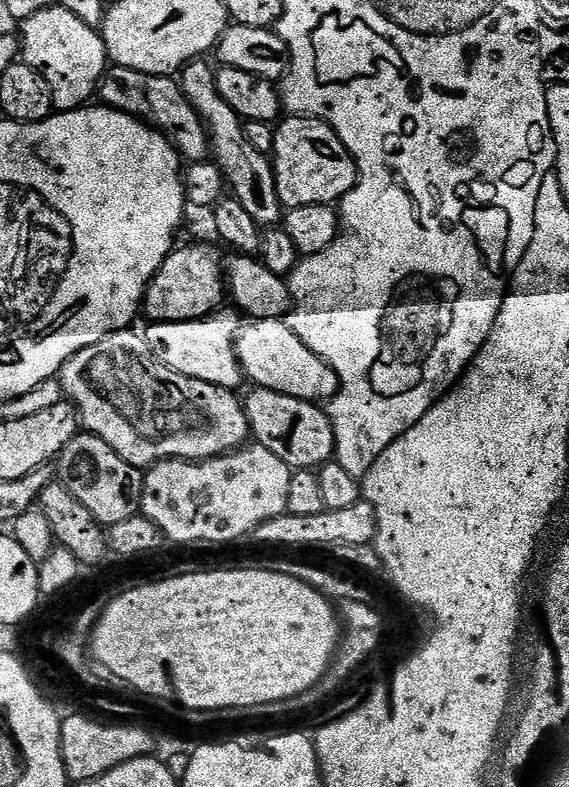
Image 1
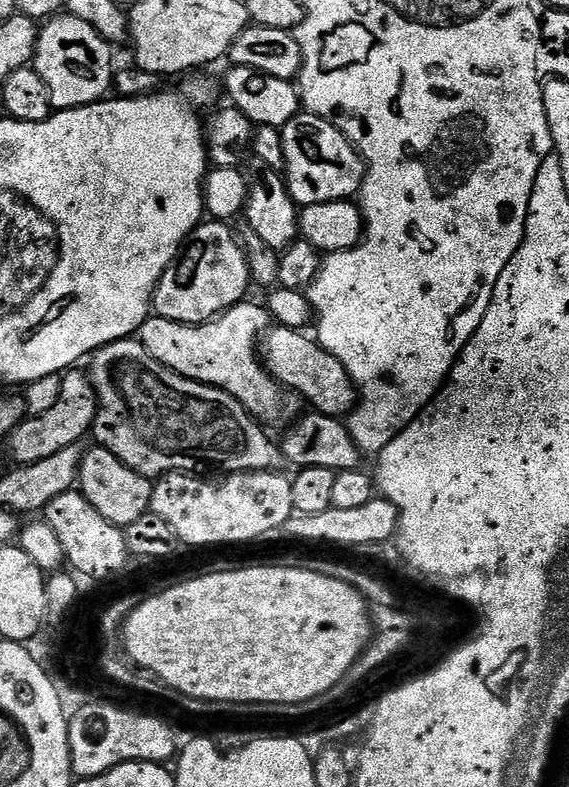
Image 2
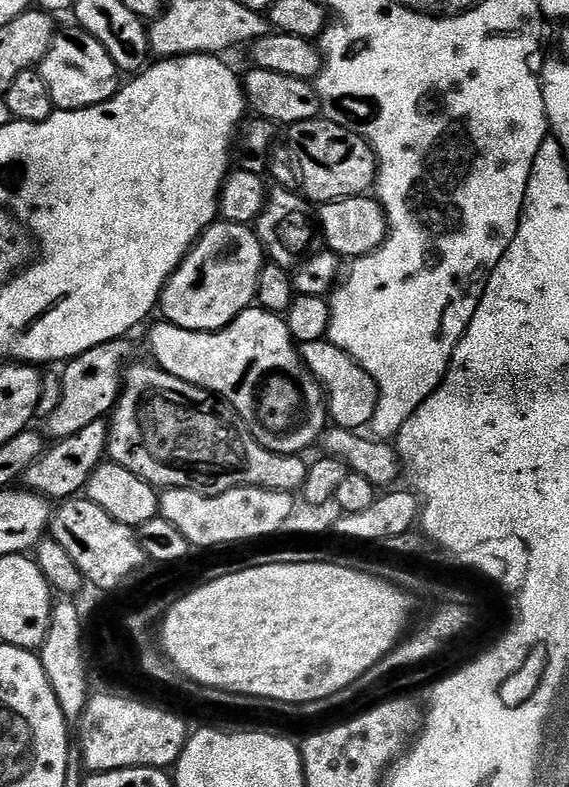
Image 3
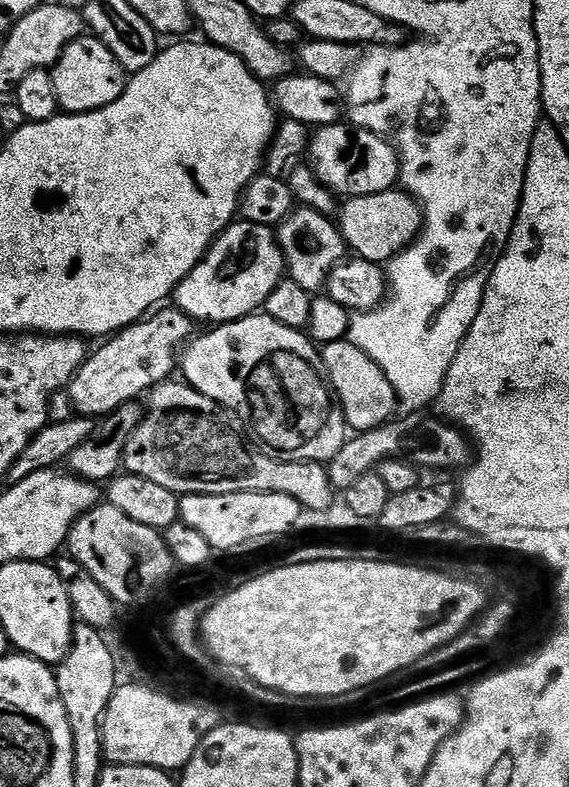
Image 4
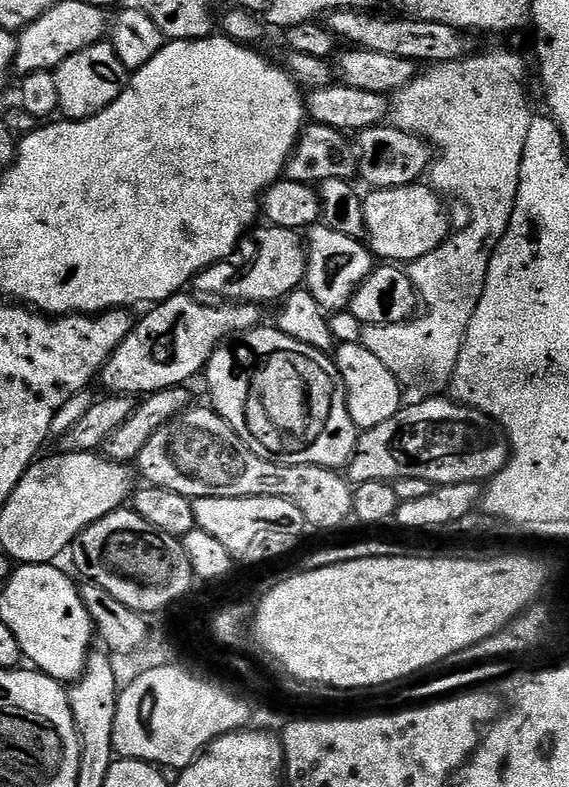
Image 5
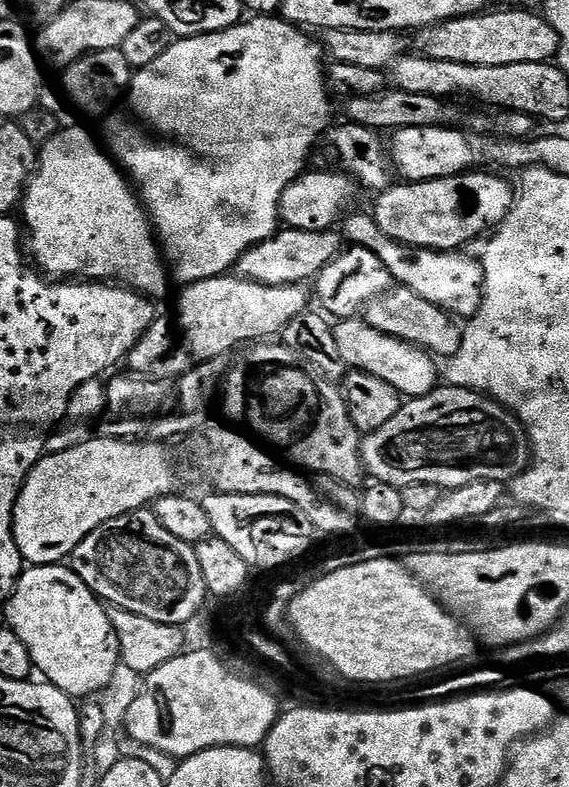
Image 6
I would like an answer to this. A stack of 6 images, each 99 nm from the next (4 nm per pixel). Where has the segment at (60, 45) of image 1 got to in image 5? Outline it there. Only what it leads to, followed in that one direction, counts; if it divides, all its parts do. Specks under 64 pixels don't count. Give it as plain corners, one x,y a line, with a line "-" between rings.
101,42
86,50
78,50
78,54
70,54
66,62
54,69
52,77
54,82
58,82
59,115
69,120
88,120
106,110
106,106
113,104
124,93
130,72
122,66
111,43

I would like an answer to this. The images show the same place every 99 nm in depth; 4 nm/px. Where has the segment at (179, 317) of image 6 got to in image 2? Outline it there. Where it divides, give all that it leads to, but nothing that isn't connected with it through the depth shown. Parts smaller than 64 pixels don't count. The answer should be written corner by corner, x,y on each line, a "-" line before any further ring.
80,370
63,373
62,394
58,394
54,407
41,416
28,416
21,420
8,436
6,447
17,465
42,462
42,458
50,458
50,454
58,454
58,450
66,450
66,446
80,444
83,436
91,433
92,425
96,422
96,391
89,373
76,371

